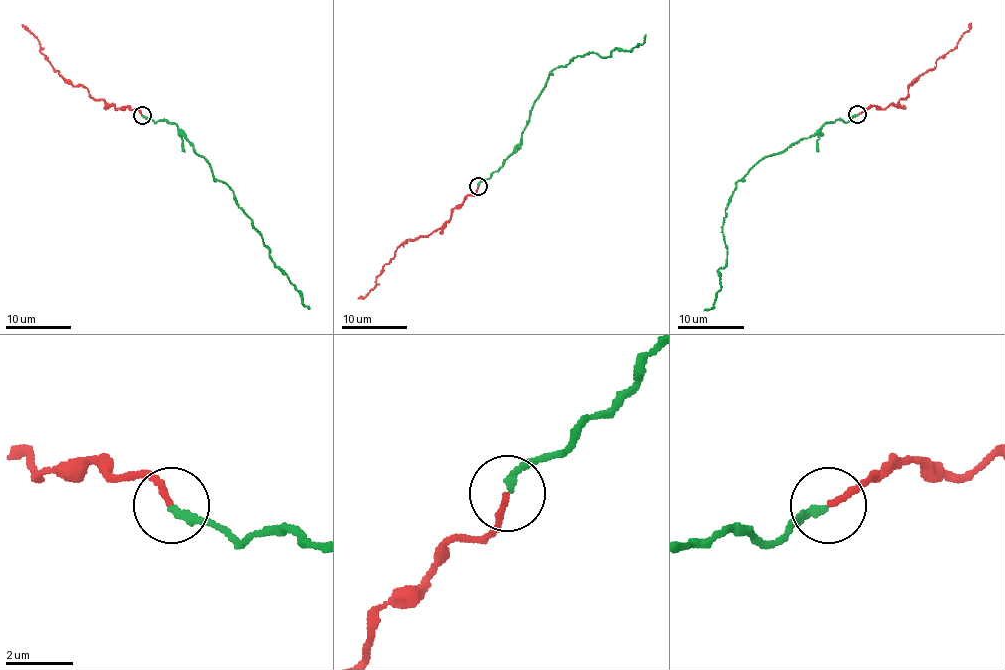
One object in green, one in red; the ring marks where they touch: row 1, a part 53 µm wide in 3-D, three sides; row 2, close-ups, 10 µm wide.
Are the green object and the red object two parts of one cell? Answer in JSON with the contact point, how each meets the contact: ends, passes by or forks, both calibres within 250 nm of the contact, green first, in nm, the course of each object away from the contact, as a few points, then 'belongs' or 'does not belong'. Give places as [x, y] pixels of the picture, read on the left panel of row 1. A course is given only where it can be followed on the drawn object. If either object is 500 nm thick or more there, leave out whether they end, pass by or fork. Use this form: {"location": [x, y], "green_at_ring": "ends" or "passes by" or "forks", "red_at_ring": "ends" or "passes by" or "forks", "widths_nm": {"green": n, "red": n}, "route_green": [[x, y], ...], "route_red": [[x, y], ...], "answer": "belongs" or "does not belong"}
{"location": [142, 115], "green_at_ring": "ends", "red_at_ring": "ends", "widths_nm": {"green": 220, "red": 160}, "route_green": [[143, 115], [154, 123], [172, 123], [186, 136], [212, 175], [233, 191], [272, 262], [310, 309]], "route_red": [[141, 115], [127, 106], [117, 110], [91, 95], [81, 85], [71, 85], [40, 51], [38, 39], [22, 25]], "answer": "belongs"}

